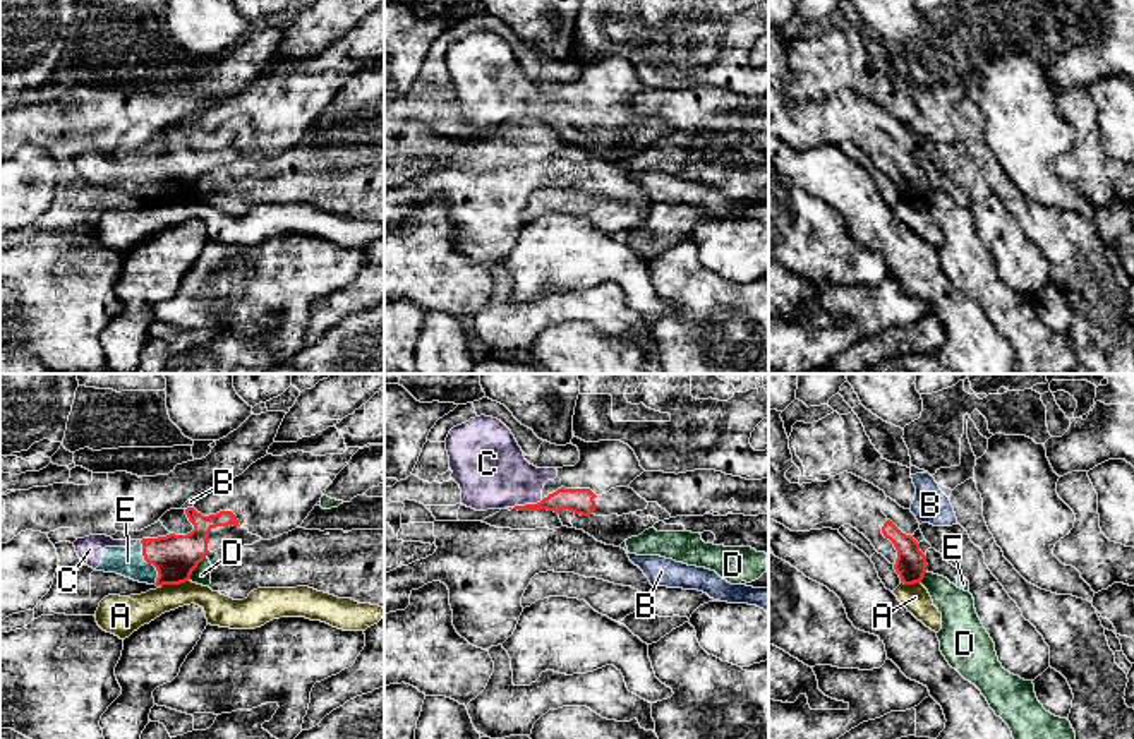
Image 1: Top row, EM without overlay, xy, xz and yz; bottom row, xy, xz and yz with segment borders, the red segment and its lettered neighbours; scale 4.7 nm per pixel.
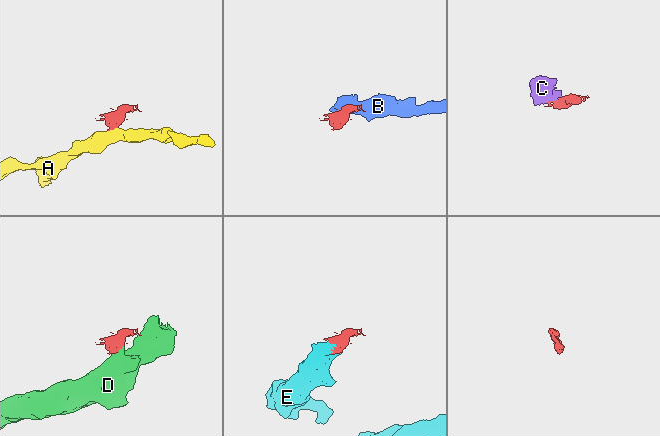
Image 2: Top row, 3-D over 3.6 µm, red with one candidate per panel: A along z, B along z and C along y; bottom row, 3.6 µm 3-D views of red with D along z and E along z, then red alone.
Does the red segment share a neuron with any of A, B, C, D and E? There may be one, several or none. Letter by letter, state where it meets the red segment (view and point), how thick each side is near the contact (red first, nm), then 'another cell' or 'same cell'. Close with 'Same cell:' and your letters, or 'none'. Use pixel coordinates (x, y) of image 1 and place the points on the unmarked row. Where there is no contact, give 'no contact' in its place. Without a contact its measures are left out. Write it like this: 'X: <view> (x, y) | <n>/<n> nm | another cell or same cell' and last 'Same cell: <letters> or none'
A: xy (175, 199) | 200/160 nm | another cell
B: xy (189, 124) | 200/40 nm | another cell
C: xz (527, 120) | 130/340 nm | same cell
D: xy (196, 182) | 200/90 nm | another cell
E: xy (148, 179) | 200/140 nm | same cell
Same cell: C, E

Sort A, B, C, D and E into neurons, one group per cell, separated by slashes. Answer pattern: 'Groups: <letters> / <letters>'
Groups: A / B / C E / D

